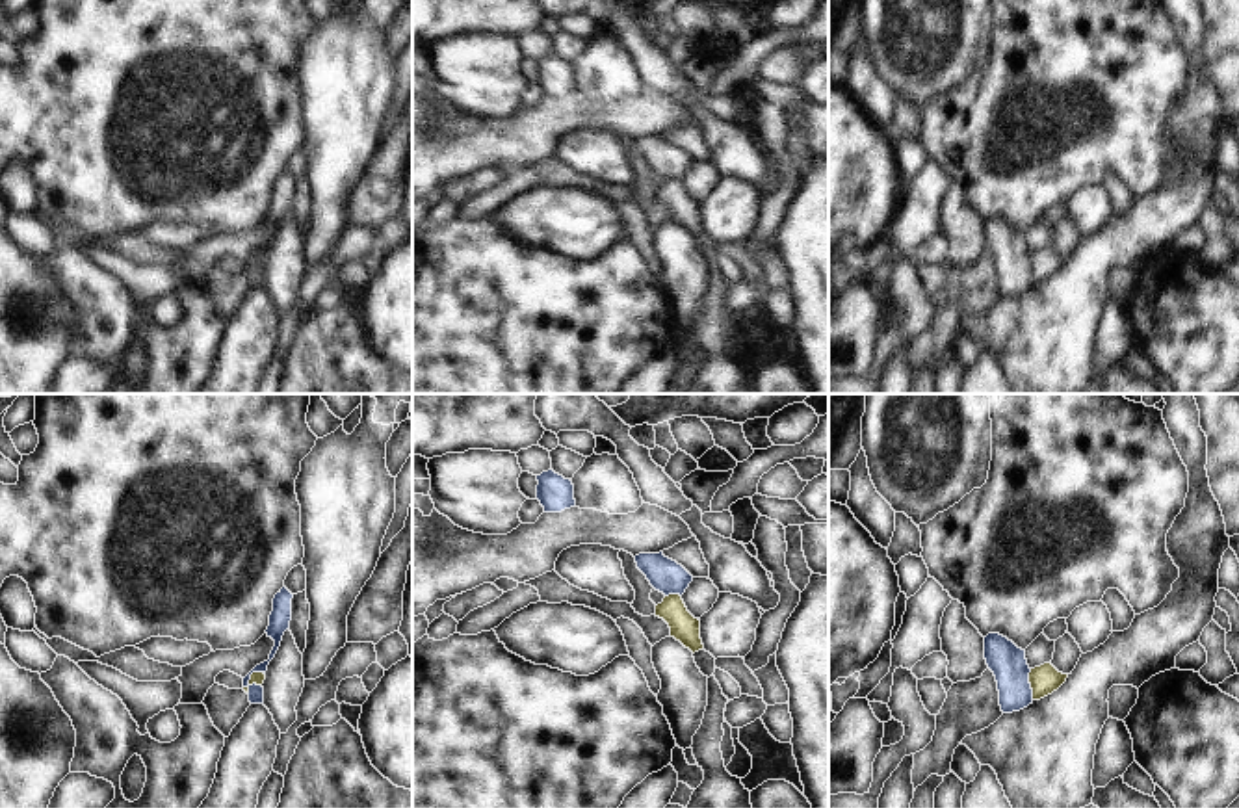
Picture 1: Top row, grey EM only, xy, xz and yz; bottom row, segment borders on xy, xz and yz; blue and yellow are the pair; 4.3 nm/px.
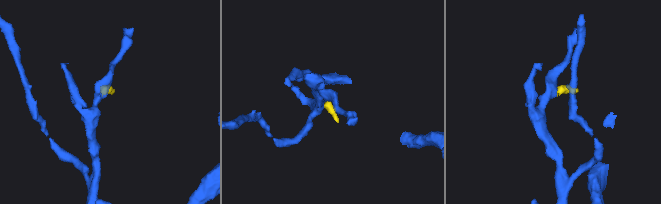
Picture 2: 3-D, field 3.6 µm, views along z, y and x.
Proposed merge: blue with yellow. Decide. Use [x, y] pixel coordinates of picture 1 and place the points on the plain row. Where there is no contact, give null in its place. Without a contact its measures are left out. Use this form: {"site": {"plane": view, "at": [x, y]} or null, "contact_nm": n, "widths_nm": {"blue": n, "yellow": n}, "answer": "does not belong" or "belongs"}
{"site": {"plane": "xy", "at": [249, 262]}, "contact_nm": 120, "widths_nm": {"blue": 80, "yellow": 50}, "answer": "does not belong"}

